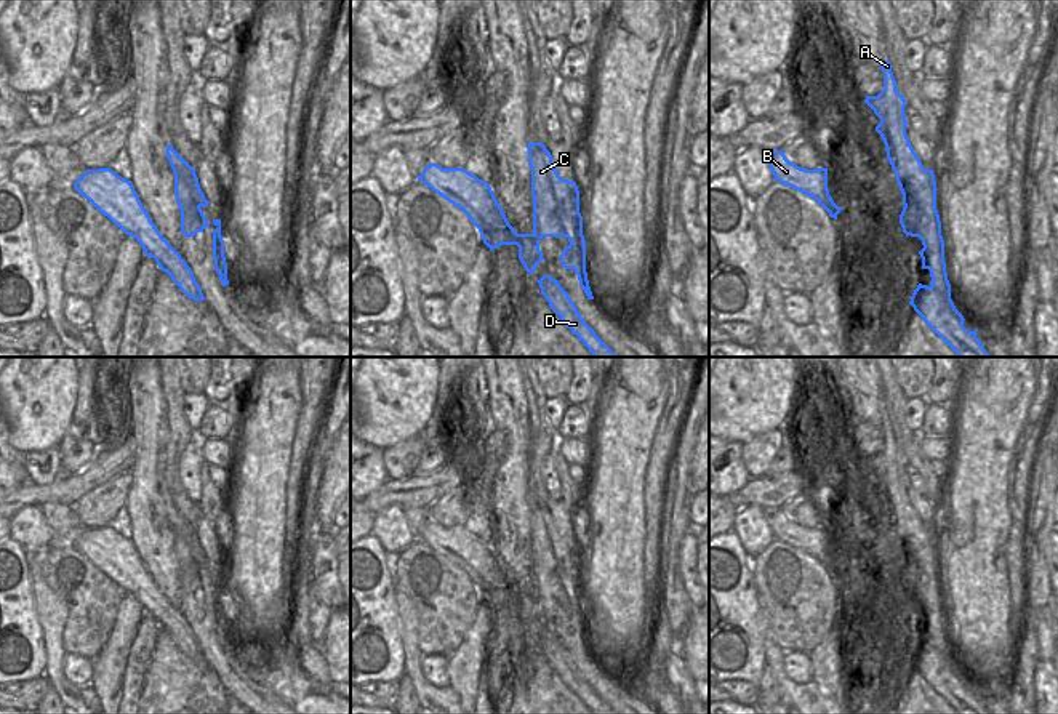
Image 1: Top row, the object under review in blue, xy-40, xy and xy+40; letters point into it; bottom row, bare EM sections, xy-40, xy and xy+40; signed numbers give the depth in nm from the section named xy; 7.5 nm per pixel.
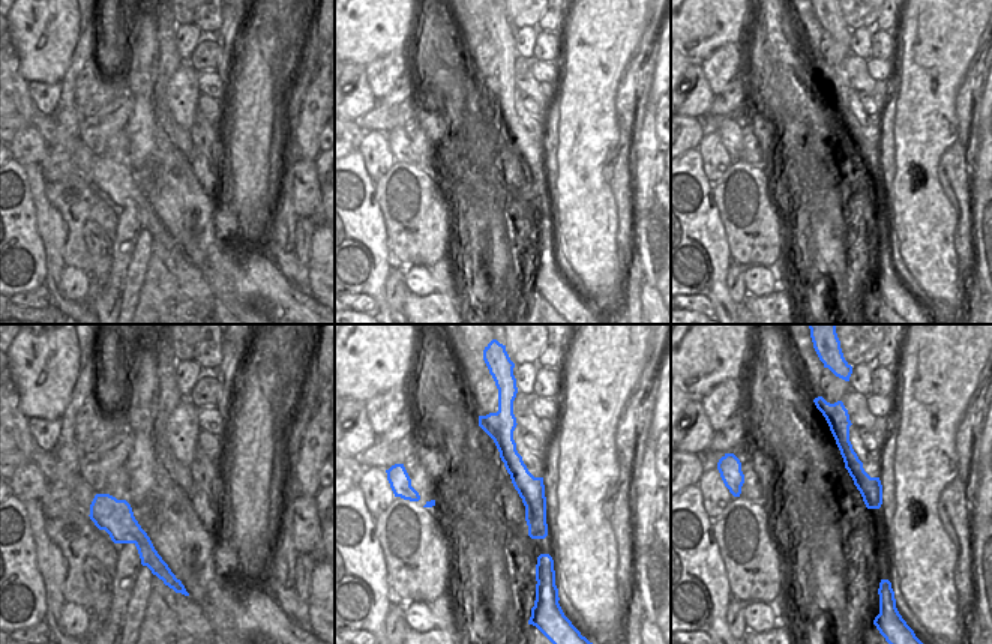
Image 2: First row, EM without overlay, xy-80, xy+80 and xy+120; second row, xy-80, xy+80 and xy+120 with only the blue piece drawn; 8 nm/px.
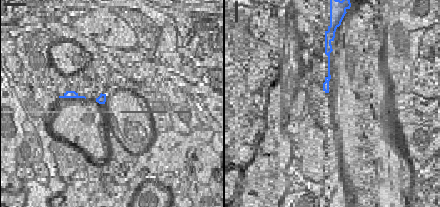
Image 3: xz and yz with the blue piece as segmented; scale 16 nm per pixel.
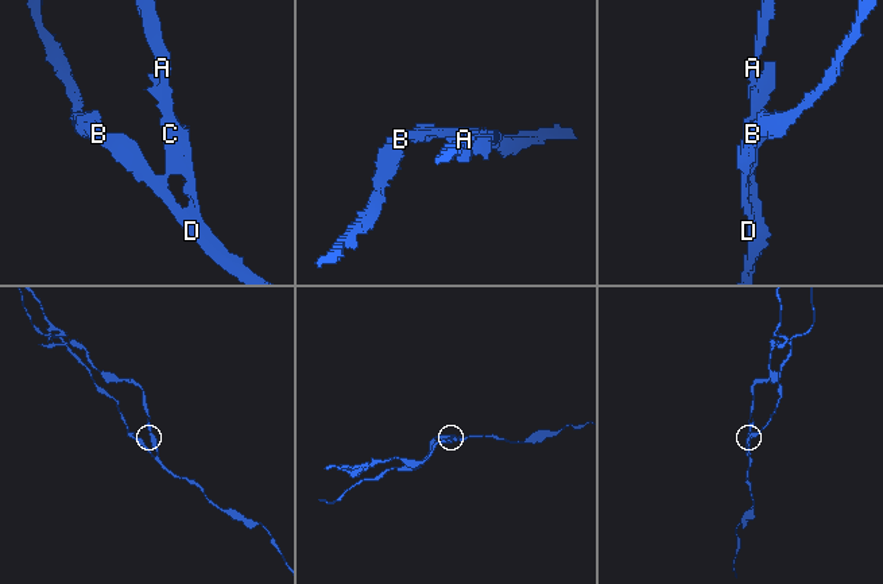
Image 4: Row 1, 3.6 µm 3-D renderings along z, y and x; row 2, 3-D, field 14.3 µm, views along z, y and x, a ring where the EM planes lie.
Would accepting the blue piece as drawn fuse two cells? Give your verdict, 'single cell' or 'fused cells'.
fused cells

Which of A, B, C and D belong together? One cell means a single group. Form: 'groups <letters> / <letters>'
groups A C / B D

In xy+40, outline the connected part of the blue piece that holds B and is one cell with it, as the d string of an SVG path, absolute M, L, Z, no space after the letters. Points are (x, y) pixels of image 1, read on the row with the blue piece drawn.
M783 149L765 150L765 154L775 181L812 197L829 213L831 218L837 219L842 208L837 207L829 195L828 168L800 168L786 158Z

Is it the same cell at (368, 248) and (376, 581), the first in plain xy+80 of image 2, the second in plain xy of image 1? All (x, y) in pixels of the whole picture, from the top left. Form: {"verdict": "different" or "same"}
{"verdict": "same"}

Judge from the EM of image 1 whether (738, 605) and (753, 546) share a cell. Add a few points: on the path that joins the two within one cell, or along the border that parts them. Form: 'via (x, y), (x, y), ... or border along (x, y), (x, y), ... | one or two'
border along (732, 530), (751, 559) | two

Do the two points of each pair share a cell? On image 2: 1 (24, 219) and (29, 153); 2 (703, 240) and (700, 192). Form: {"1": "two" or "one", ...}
{"1": "two", "2": "one"}

